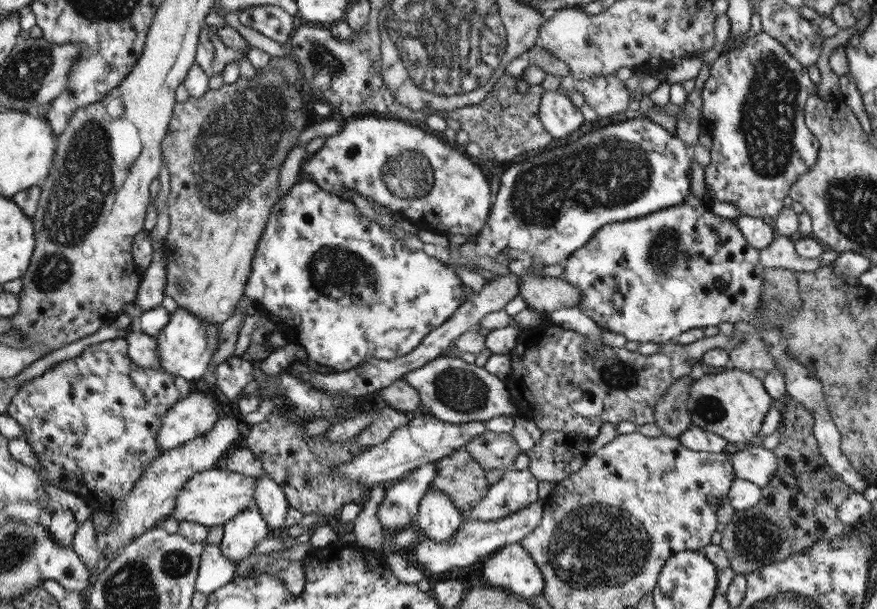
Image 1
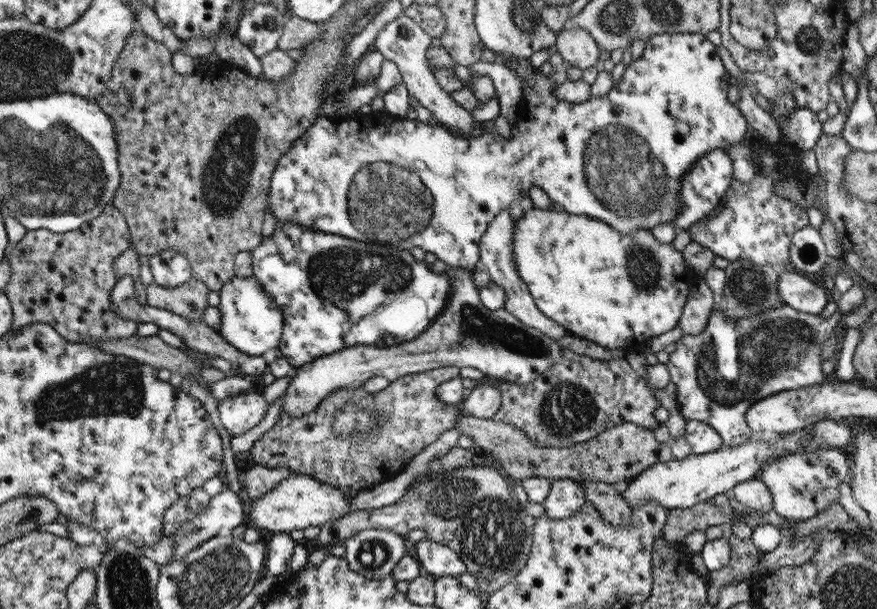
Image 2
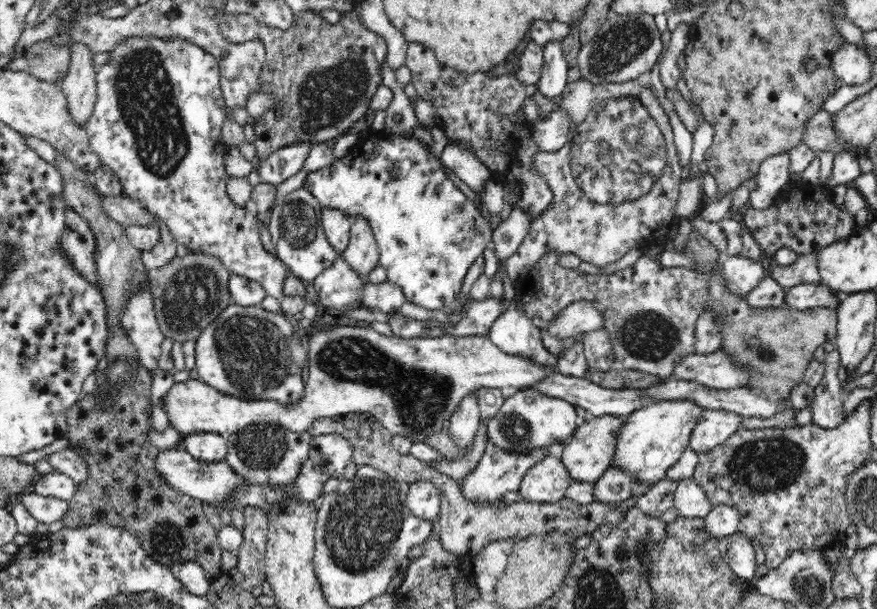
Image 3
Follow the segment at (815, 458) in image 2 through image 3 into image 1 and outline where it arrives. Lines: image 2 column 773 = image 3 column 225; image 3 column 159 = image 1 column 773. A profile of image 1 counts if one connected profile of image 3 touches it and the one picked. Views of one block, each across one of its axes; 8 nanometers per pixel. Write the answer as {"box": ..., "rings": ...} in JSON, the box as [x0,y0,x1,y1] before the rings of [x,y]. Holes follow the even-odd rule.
{"box":[731,446,777,488],"rings":[[[745,446],[743,450],[731,451],[731,464],[738,478],[762,488],[774,475],[777,459],[772,450],[763,446]]]}

